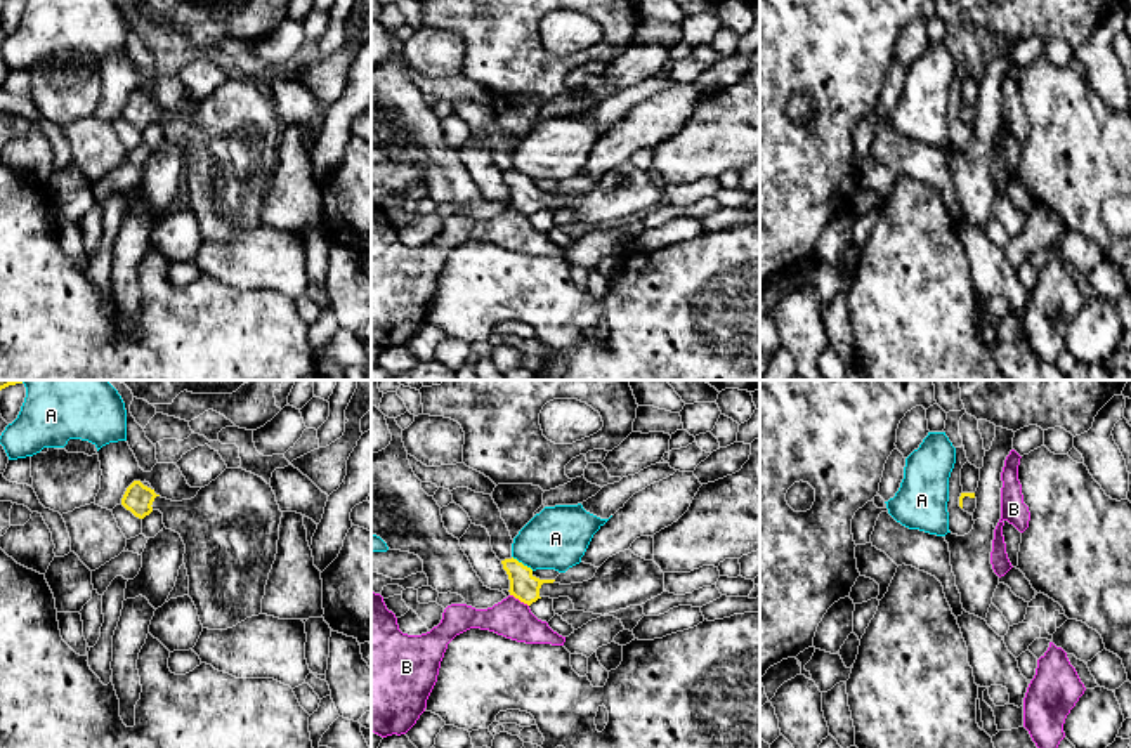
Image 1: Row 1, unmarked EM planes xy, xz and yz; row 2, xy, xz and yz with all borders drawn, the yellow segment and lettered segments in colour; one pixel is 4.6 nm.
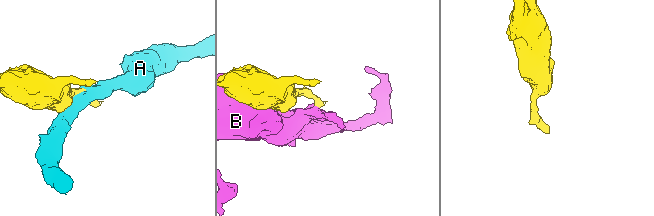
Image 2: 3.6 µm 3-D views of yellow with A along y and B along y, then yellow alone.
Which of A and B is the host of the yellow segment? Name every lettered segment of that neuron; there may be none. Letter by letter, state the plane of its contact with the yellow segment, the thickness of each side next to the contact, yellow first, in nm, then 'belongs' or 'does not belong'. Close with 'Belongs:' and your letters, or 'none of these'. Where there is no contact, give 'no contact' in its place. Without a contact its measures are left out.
A: xz | 130/280 nm | does not belong
B: xz | 130/180 nm | does not belong
Belongs: none of these

